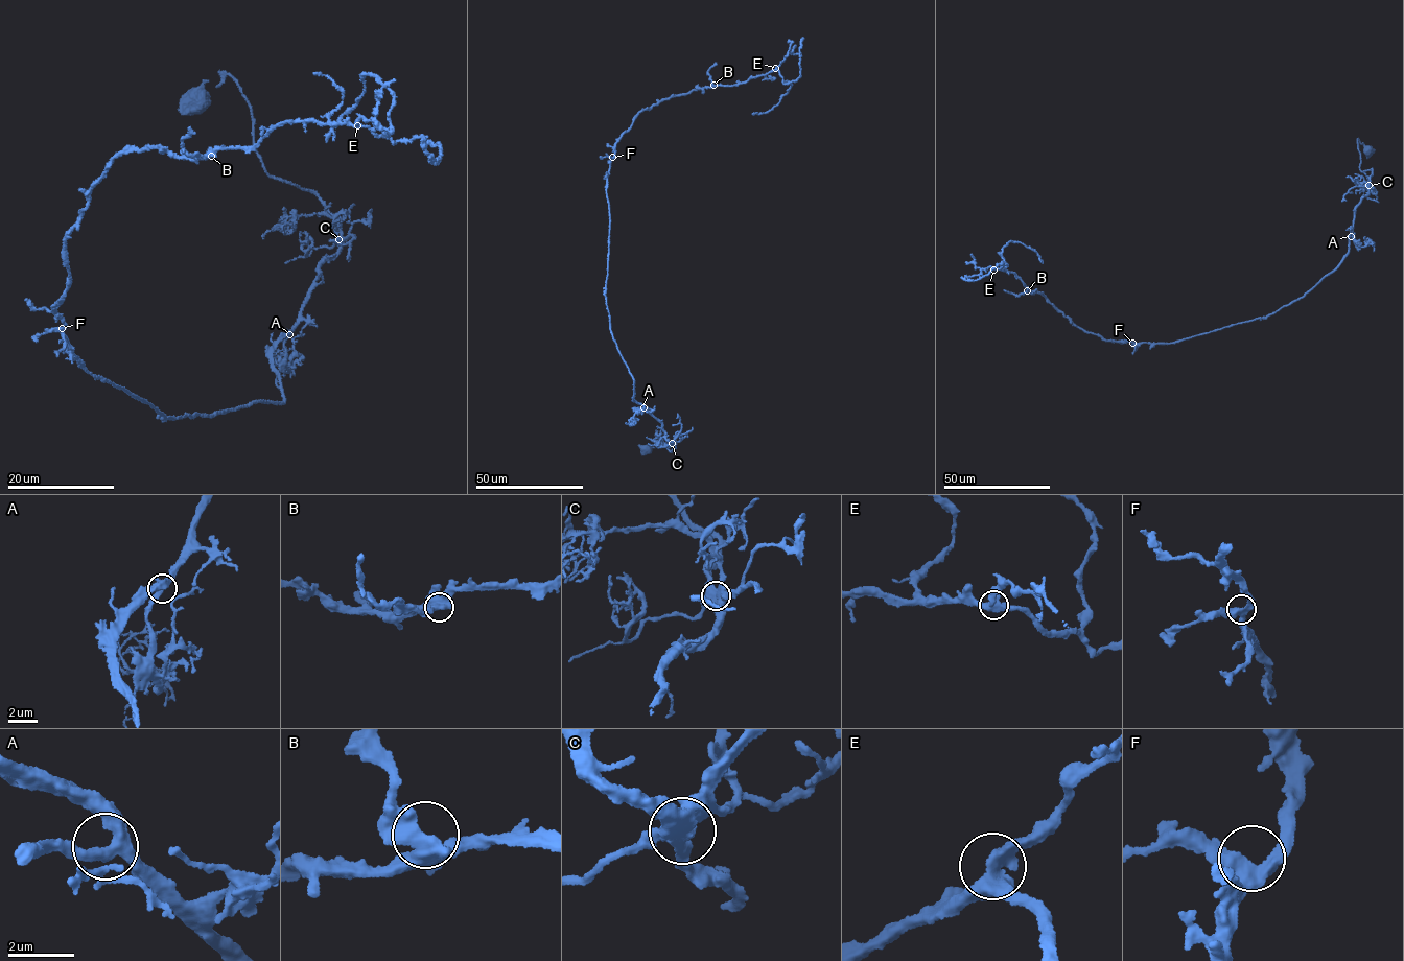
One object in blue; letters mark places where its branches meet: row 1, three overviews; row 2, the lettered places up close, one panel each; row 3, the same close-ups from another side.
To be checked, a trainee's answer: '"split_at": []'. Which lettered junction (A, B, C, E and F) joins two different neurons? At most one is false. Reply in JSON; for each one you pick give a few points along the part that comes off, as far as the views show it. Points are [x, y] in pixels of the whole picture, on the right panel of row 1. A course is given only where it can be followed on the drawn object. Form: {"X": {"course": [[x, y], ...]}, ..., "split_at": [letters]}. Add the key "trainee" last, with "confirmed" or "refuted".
{"split_at": [], "trainee": "confirmed"}

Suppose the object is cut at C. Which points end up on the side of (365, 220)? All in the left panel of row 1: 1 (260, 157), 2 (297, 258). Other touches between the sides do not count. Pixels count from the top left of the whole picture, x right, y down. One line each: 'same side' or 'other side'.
1: other side
2: other side

